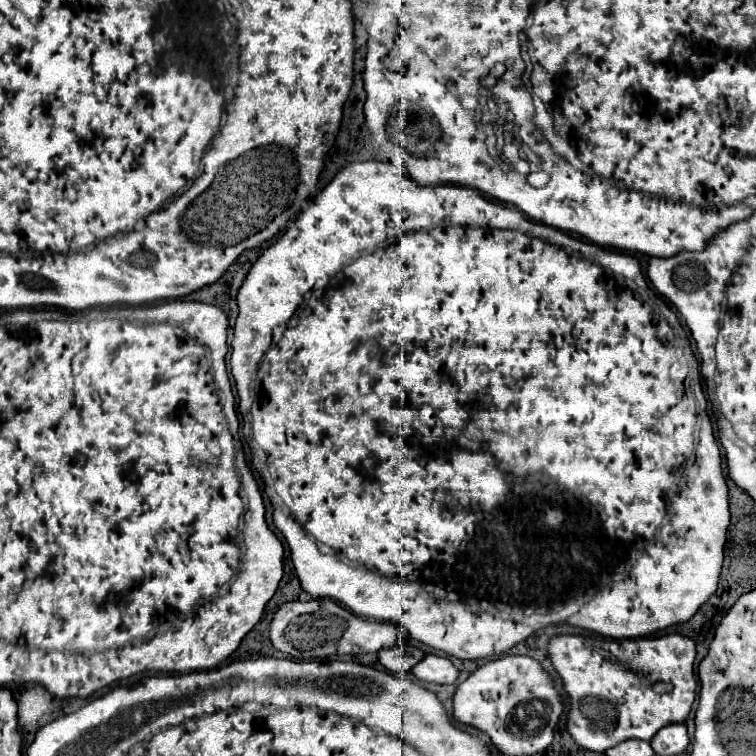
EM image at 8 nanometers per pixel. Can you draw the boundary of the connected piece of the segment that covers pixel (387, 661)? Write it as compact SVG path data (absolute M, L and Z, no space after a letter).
M396 646L384 652L378 652L378 662L392 672L410 672L414 664L424 658L424 652L414 646Z

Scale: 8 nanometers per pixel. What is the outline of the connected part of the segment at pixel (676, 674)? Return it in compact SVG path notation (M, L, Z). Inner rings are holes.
M556 634L548 640L548 658L554 664L554 670L558 672L562 688L568 696L570 708L566 714L564 732L568 732L580 748L590 752L606 752L608 748L630 738L650 742L660 728L670 724L684 724L696 698L696 680L692 670L696 660L696 642L684 634L662 634L657 637L624 640ZM658 682L672 684L672 692L658 694L654 690L654 684Z

